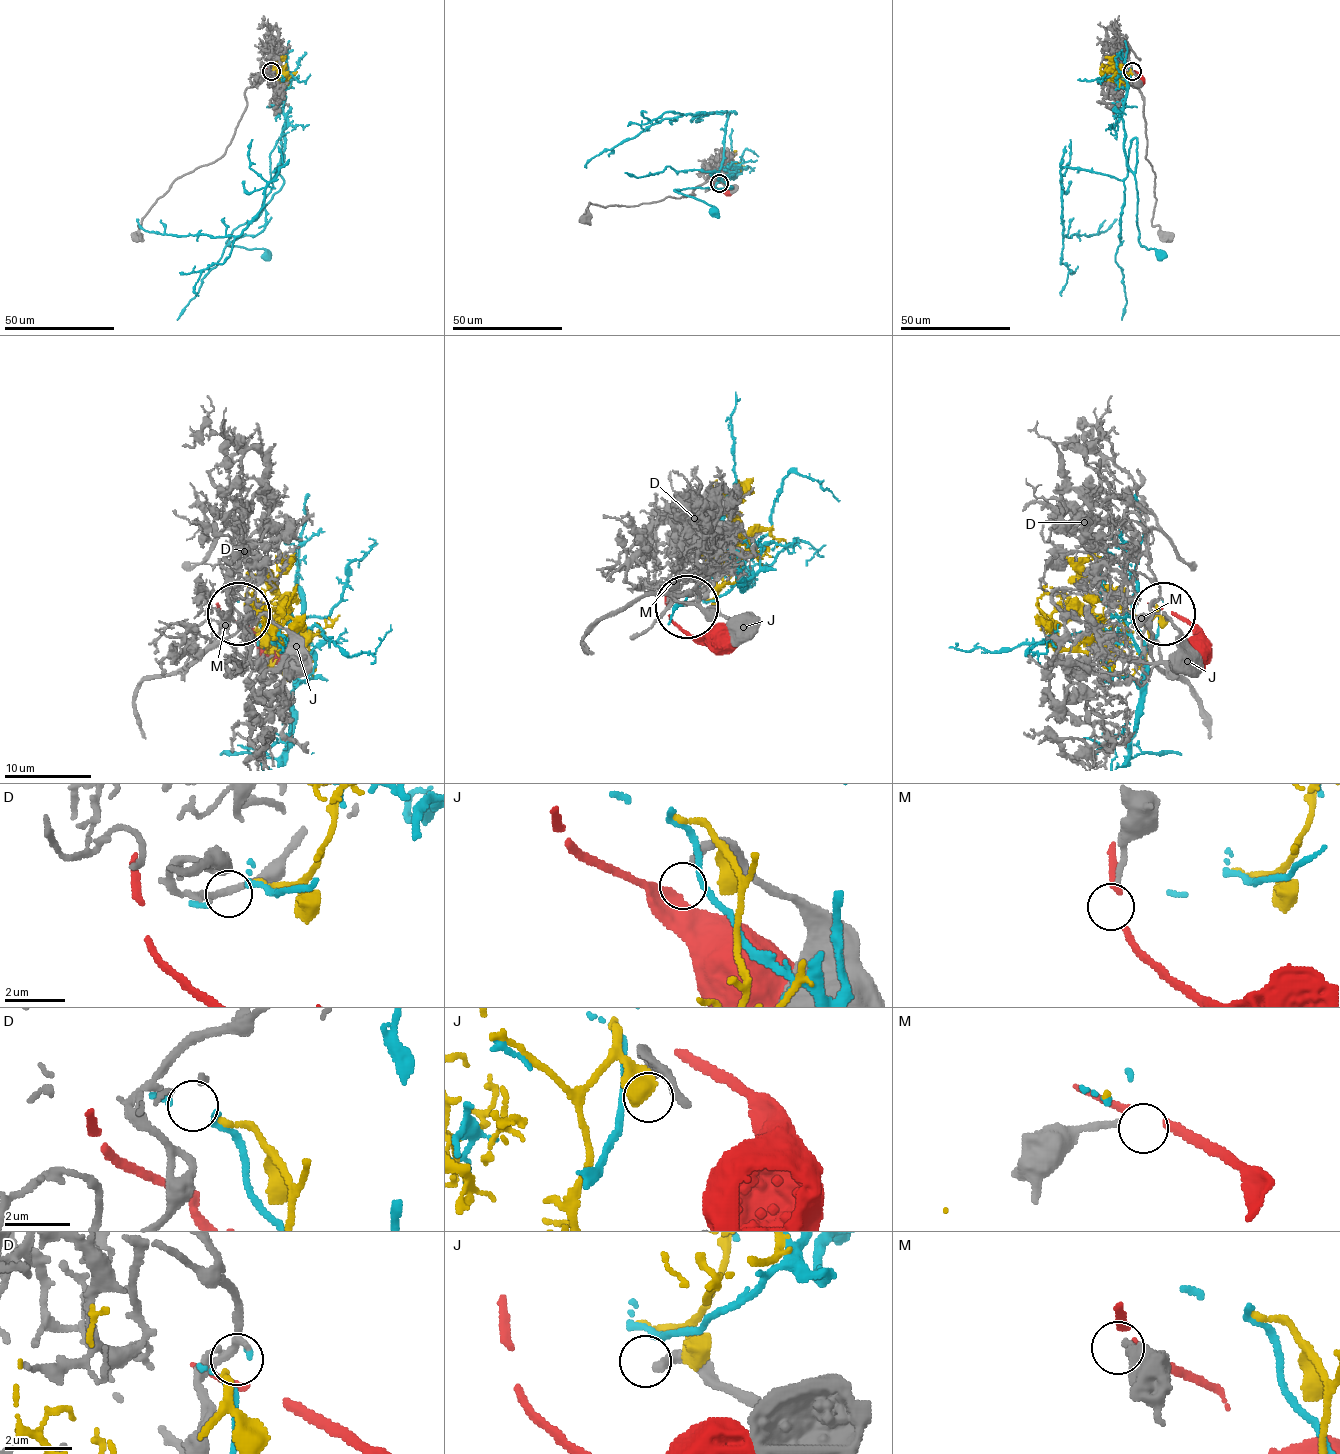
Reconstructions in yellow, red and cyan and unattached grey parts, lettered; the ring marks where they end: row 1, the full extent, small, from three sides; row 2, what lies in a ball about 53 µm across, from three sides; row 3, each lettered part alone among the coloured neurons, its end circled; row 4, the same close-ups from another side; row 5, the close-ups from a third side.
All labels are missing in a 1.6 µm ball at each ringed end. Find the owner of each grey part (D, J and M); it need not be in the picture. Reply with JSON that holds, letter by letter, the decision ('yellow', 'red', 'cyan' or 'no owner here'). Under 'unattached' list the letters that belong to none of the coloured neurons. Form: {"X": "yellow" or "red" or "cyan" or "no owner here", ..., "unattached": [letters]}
{"D": "yellow", "J": "no owner here", "M": "no owner here", "unattached": ["J", "M"]}

